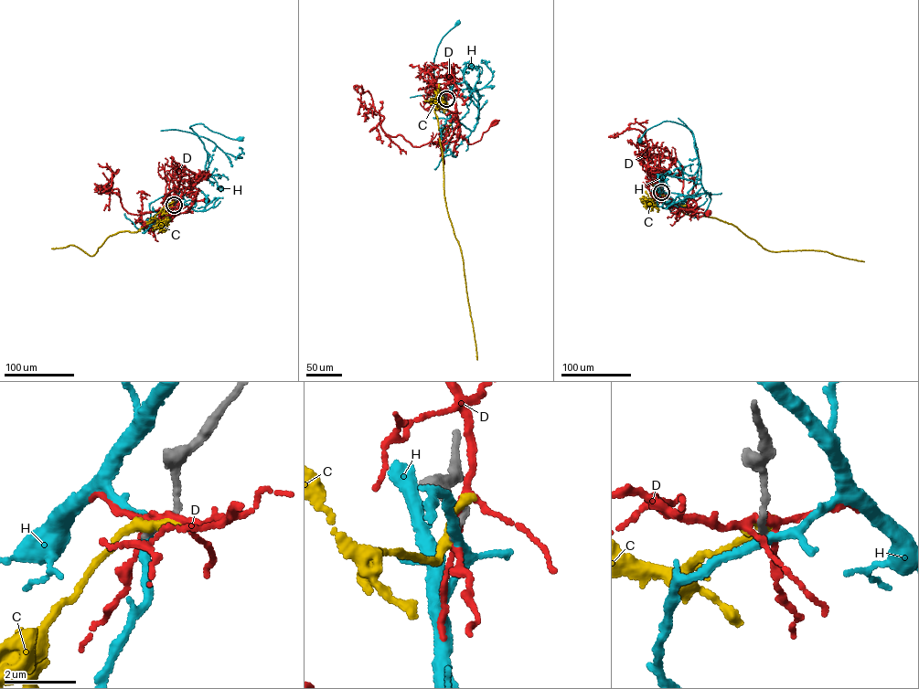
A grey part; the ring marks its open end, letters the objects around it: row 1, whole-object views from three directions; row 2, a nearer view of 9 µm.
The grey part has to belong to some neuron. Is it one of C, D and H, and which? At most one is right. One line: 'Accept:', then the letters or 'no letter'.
Accept: no letter

